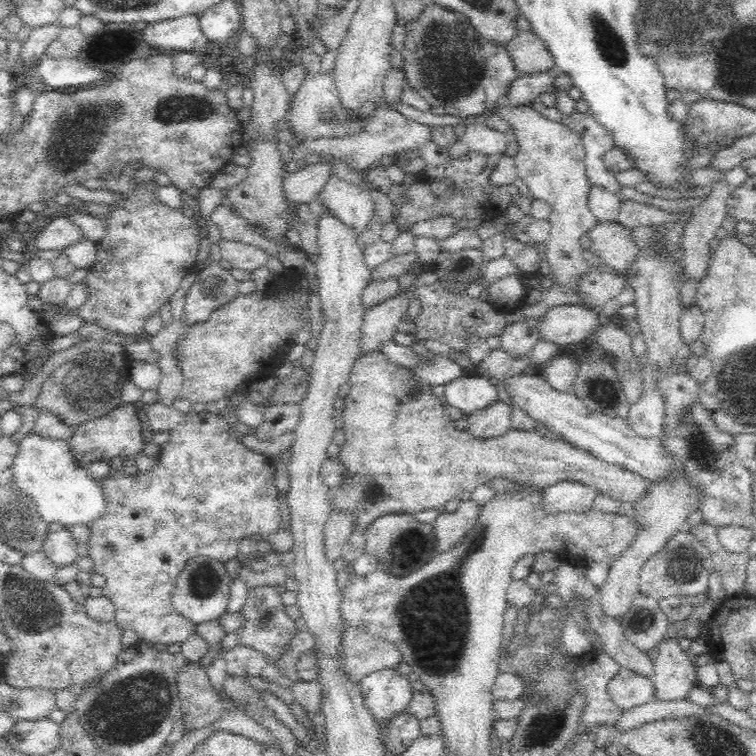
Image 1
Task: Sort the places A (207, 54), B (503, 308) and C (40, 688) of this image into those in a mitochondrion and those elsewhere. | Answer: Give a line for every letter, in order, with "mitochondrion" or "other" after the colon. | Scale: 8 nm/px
A: other
B: other
C: other

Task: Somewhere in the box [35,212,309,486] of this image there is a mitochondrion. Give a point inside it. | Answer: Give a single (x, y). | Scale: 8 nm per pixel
(87, 395)

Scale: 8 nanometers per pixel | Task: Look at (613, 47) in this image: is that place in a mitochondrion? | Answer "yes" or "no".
yes

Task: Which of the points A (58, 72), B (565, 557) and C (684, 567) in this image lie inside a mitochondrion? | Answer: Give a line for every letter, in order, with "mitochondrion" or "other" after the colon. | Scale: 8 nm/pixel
A: other
B: other
C: mitochondrion

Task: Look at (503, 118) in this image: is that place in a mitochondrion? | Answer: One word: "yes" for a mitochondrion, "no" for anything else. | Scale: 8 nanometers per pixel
no

